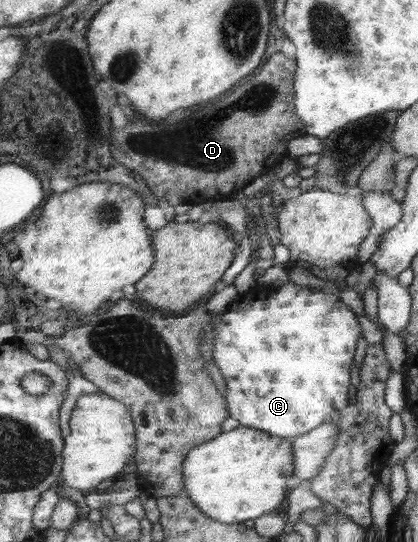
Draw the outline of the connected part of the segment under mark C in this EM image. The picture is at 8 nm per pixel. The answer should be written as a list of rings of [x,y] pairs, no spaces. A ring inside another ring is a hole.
[[[290,281],[281,286],[257,284],[251,288],[248,294],[235,299],[228,309],[220,314],[219,318],[220,320],[214,325],[215,355],[213,355],[213,362],[217,364],[225,376],[225,384],[227,384],[226,402],[230,416],[243,426],[253,427],[271,435],[294,441],[299,436],[313,431],[325,422],[329,422],[336,411],[339,412],[350,405],[354,394],[353,383],[351,383],[351,367],[353,367],[355,351],[357,351],[359,339],[361,339],[363,327],[359,323],[356,311],[341,299],[339,293],[327,294],[317,291],[317,289],[311,289],[311,286],[301,286]]]

